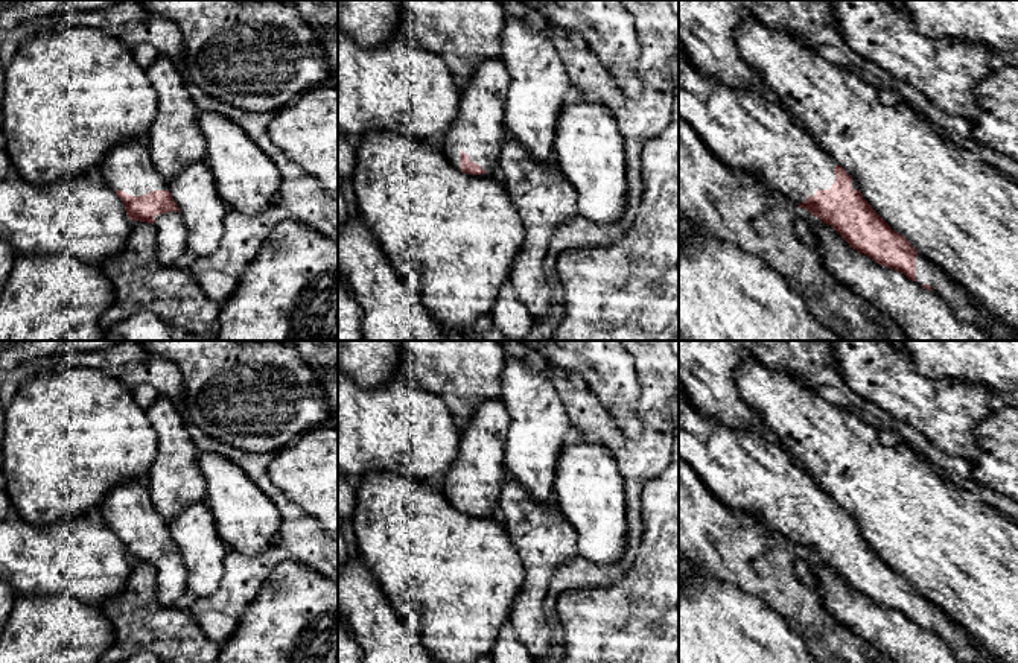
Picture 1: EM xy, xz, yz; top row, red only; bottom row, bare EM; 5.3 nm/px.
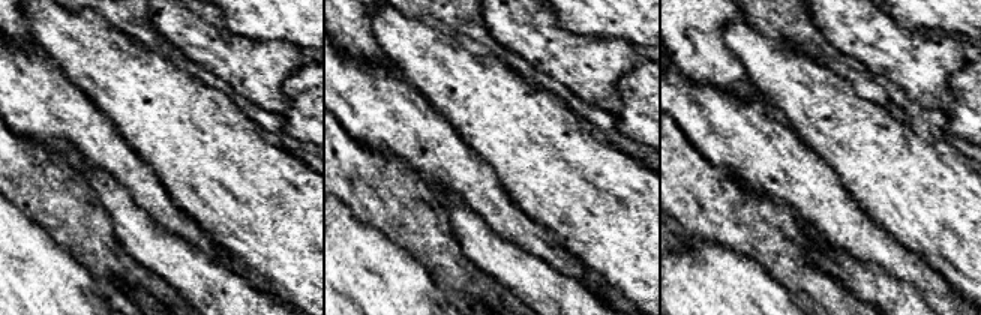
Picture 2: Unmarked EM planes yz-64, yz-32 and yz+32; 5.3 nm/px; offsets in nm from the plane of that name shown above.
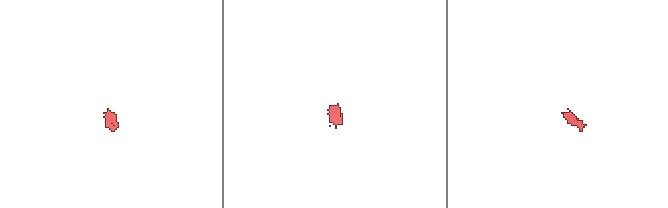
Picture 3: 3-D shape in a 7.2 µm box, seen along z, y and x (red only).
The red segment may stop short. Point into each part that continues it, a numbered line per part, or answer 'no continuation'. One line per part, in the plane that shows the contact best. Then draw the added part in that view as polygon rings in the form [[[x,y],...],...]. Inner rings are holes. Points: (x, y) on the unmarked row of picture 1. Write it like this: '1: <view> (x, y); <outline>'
1: yz (750, 472); [[[680,382],[679,456],[727,506],[758,515],[796,547],[817,531],[831,529],[835,522],[837,503],[773,436],[758,429],[735,429],[708,418],[691,404]]]

